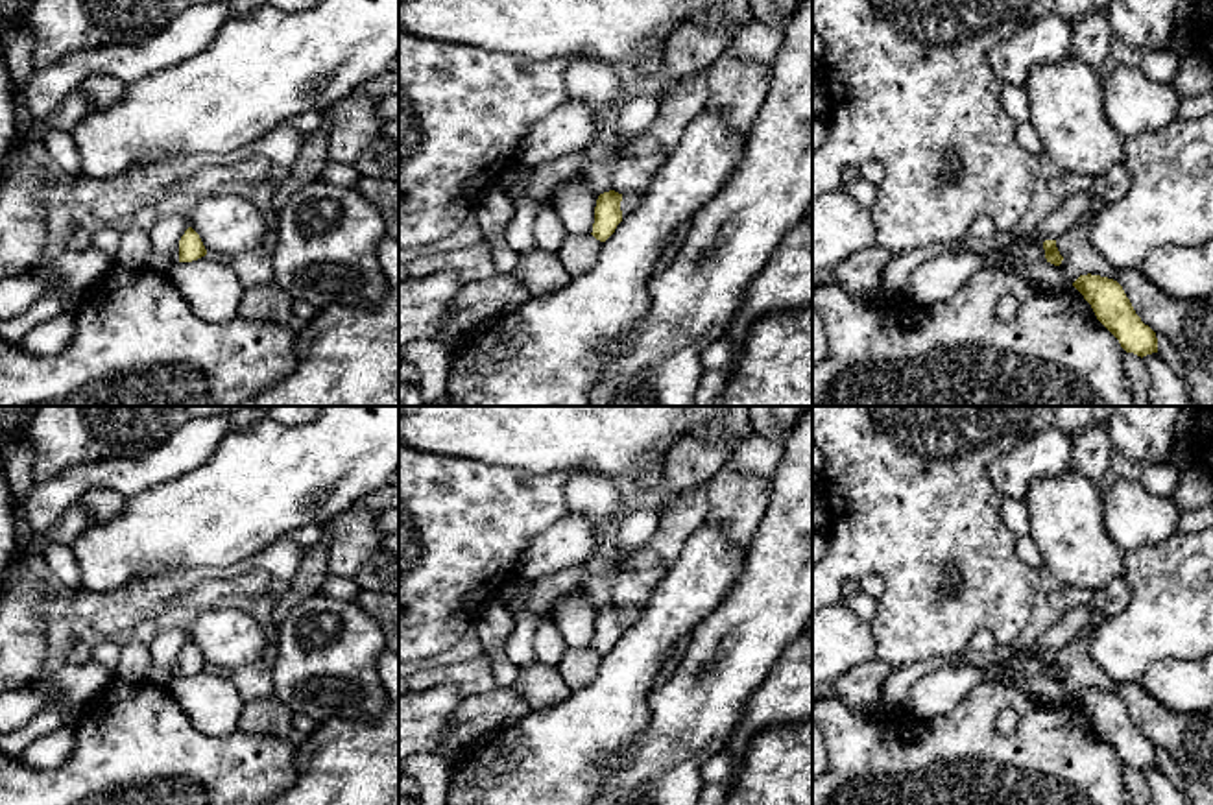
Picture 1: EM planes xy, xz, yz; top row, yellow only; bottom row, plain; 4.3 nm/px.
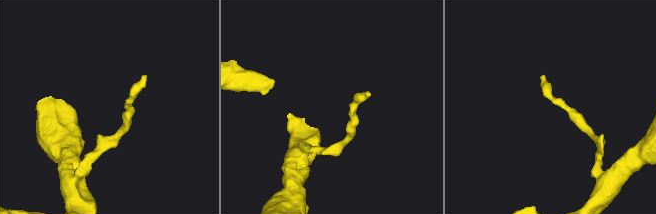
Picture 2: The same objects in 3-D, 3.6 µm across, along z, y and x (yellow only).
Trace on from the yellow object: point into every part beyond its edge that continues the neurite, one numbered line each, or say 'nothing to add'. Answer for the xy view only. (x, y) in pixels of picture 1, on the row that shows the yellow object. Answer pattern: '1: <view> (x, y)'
nothing to add

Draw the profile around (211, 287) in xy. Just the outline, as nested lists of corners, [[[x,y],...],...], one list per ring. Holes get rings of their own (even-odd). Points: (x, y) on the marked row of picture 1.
[[[205,255],[192,262],[177,262],[168,277],[198,318],[218,325],[238,316],[244,286],[229,258]]]

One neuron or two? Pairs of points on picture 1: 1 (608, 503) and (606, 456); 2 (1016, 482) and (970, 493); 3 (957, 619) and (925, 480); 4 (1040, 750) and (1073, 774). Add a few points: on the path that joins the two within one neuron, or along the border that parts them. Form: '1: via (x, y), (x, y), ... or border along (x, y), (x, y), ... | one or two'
1: border along (593, 469), (608, 477) | two
2: border along (1014, 449), (990, 466), (990, 480), (1005, 497) | two
3: via (925, 589), (925, 516) | one
4: via (1047, 757), (1066, 774) | one

